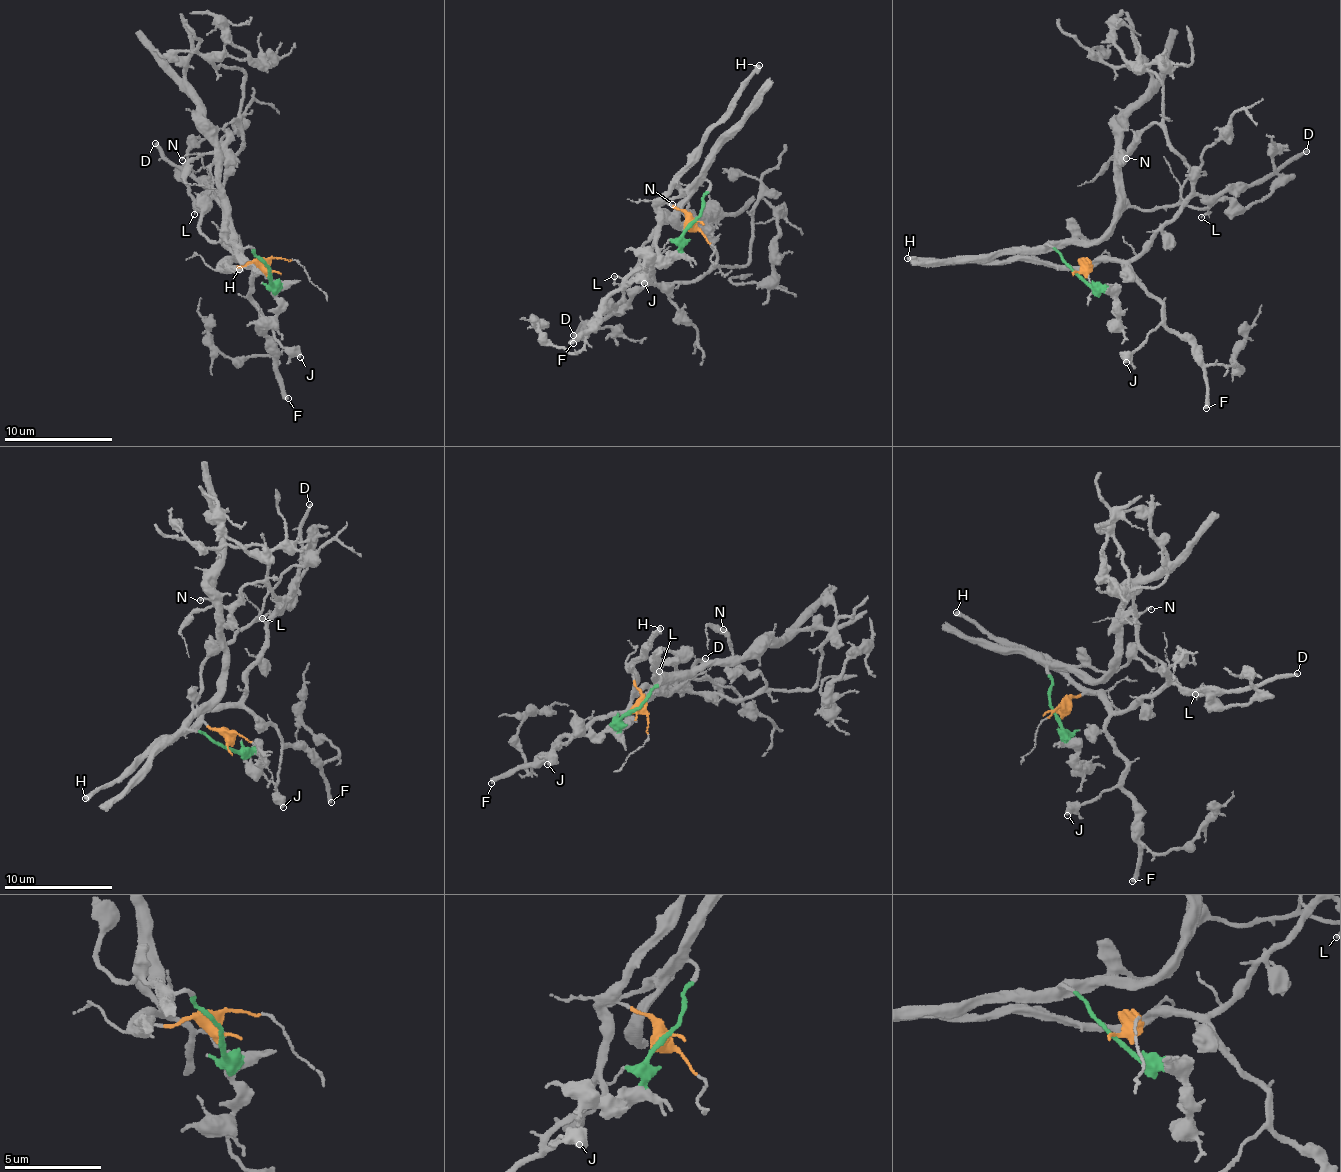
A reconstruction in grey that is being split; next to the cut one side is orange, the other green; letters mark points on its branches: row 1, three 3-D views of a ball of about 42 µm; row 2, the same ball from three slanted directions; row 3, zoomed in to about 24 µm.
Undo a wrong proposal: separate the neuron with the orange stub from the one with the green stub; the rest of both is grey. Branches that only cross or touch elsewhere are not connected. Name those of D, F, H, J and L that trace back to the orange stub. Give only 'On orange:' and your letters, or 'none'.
On orange: D, F, H, J, L

